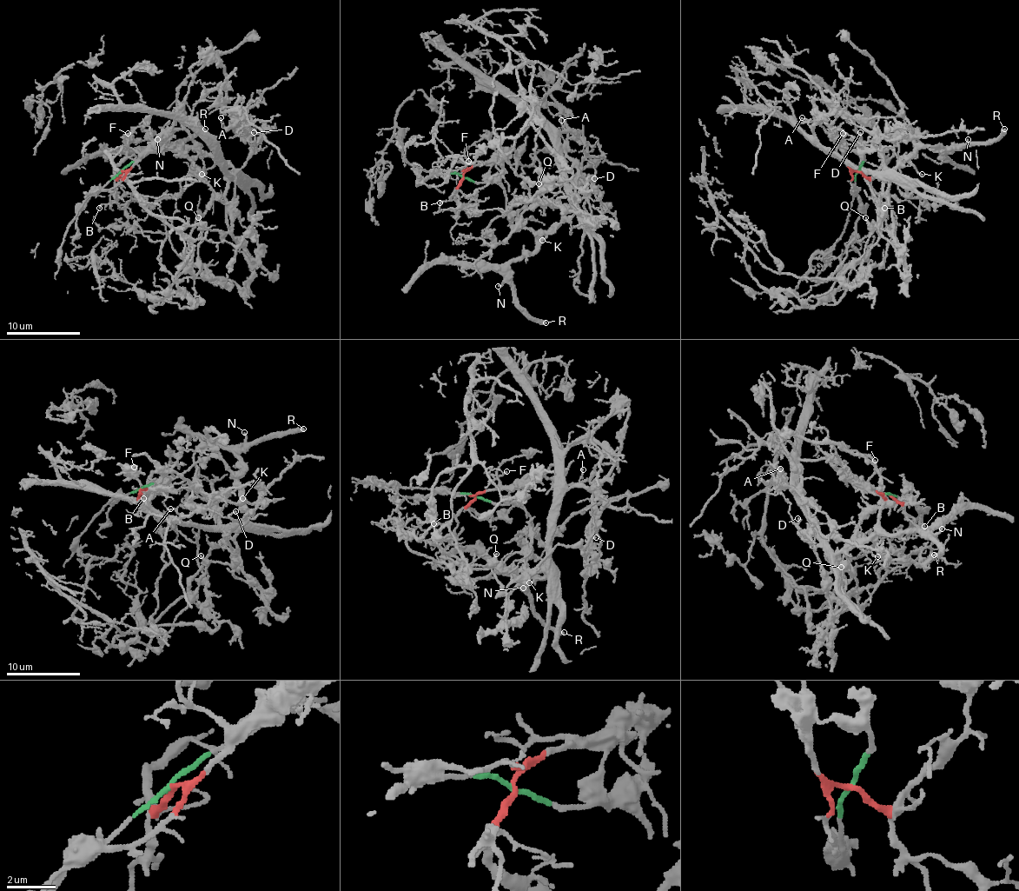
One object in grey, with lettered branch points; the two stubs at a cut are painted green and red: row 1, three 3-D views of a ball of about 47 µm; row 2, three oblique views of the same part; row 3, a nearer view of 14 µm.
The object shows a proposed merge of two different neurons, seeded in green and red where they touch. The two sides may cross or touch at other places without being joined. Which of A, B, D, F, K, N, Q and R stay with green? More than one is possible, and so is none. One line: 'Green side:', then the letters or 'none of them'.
Green side: K, N, Q, R

